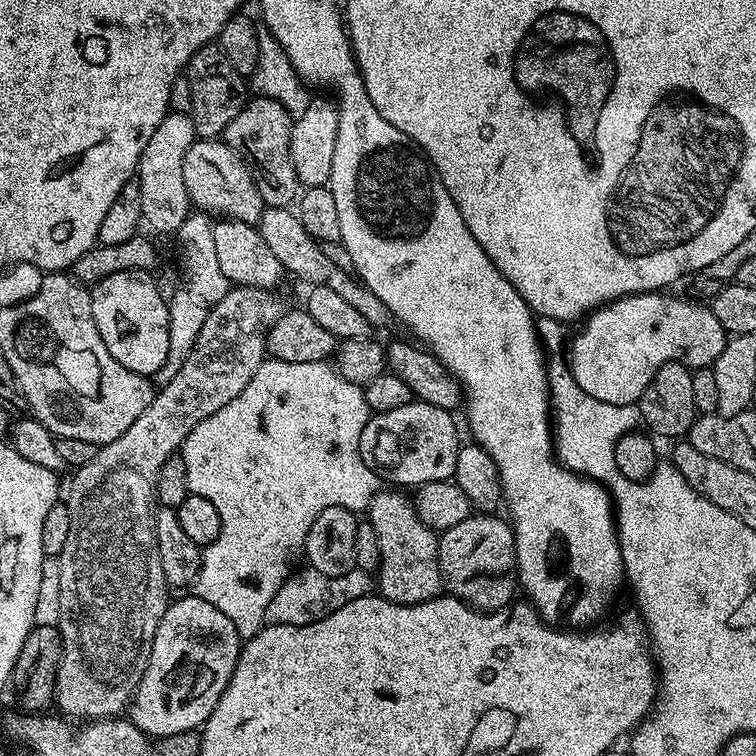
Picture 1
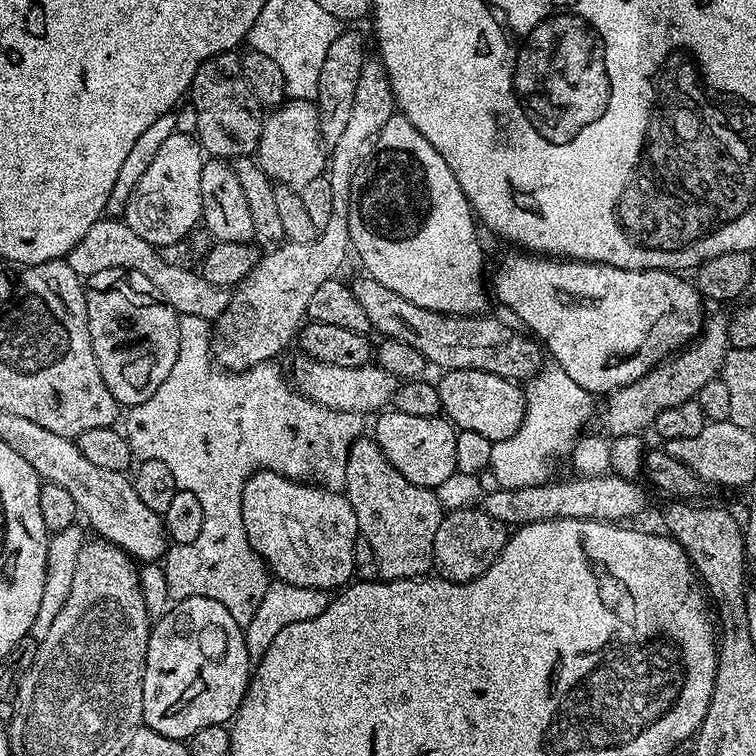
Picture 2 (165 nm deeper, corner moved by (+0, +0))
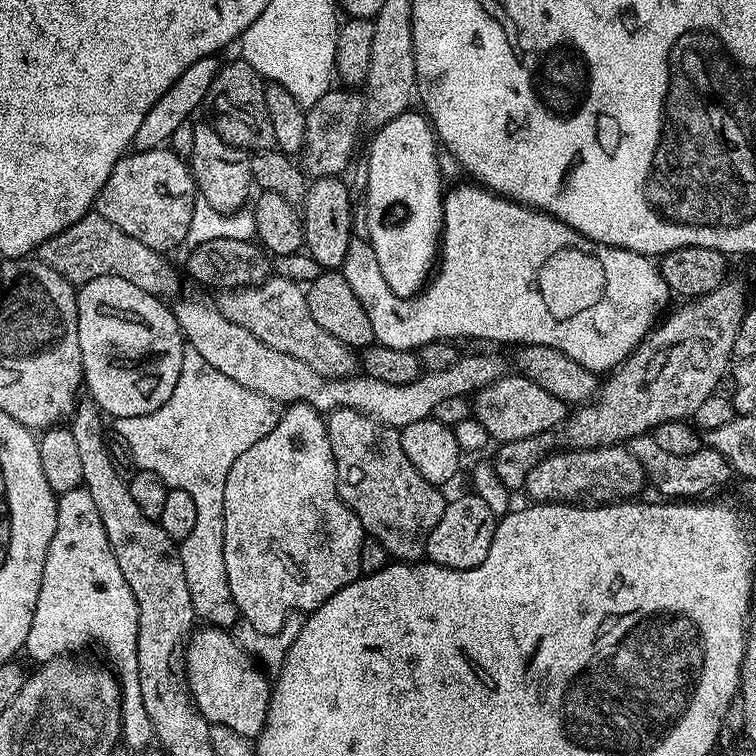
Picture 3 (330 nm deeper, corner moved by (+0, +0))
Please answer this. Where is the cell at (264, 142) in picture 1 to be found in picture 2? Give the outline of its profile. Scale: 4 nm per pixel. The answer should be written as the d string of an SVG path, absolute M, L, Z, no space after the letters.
M285 99L264 116L264 125L255 155L261 170L276 184L299 189L313 178L325 175L326 145L320 139L320 112L310 100Z

